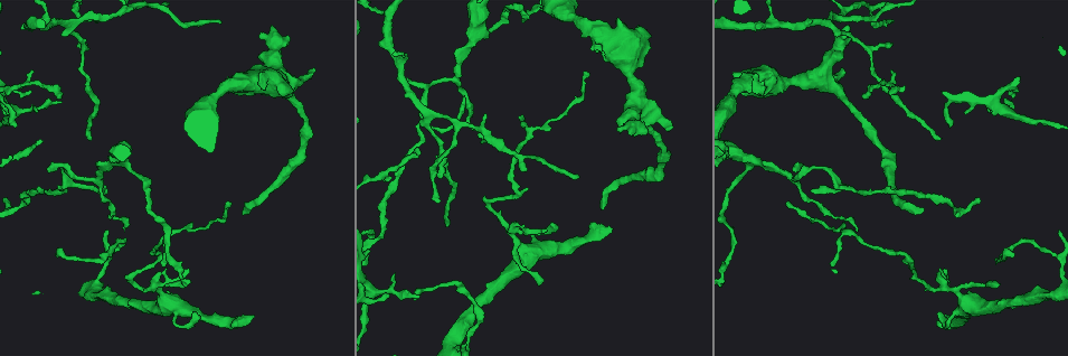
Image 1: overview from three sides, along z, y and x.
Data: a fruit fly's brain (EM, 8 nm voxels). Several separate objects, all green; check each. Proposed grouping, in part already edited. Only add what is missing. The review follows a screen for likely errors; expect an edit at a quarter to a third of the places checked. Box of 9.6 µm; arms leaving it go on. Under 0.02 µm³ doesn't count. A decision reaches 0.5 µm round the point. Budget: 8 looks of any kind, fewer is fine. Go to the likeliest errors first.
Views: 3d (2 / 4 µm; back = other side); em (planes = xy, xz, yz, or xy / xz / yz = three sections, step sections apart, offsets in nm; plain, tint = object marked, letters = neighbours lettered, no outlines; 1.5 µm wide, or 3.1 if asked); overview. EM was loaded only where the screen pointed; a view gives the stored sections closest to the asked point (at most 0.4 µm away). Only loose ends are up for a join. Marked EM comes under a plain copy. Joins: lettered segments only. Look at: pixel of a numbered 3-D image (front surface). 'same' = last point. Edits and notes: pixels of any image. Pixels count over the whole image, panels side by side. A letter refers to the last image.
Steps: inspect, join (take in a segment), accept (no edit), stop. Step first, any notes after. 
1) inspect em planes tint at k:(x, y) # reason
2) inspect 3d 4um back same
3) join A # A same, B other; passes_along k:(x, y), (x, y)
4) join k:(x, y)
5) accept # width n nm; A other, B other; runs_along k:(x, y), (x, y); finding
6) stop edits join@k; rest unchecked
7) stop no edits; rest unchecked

inspect em planes letters at 1:(611, 228) # branch stops here

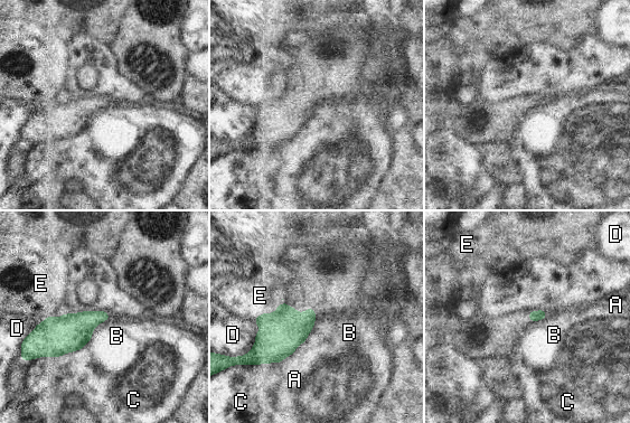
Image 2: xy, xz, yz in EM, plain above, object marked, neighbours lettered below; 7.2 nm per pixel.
accept # A other, B other, C other, D other, E other; border 2:(314, 320), (313, 327), (304, 341); no lettered segment goes on from it

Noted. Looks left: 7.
inspect em xy step 4 letters at 1:(1010, 92)

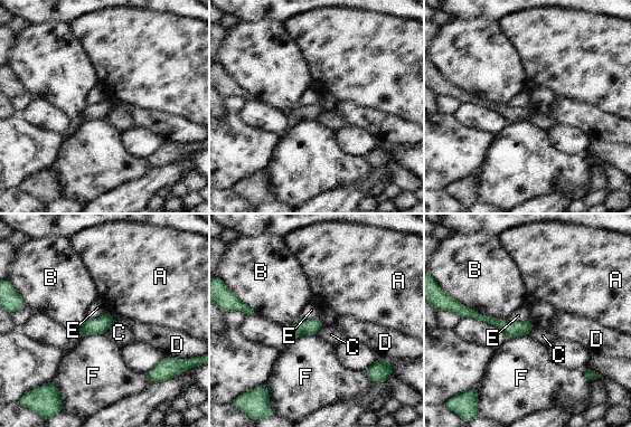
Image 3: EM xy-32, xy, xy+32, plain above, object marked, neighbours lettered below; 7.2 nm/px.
accept # longest_contact B 380 nm; A other, B other, C other, D other, E other, F other; border 3:(106, 311), (97, 318), (86, 320); no lettered segment goes on from it

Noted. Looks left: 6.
inspect 3d 4um at 1:(58, 255) # thin end

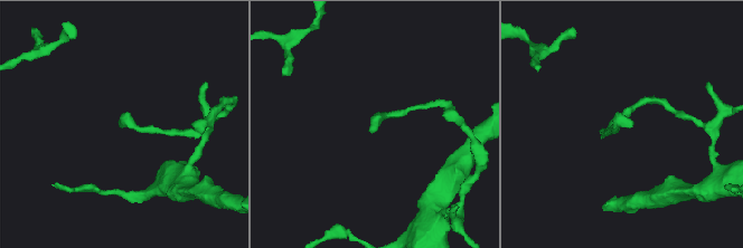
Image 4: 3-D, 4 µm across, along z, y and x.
inspect em xz step 4 letters at 4:(372, 133) # shape alone is not enough

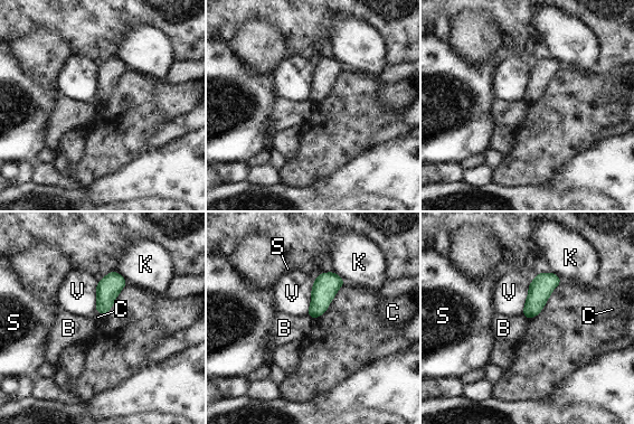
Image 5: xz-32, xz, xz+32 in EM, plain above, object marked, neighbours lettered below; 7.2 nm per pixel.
inspect em planes letters same

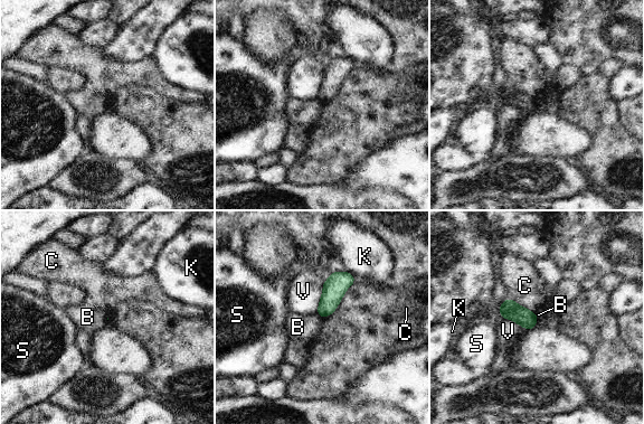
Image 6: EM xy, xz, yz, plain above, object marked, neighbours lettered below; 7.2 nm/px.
accept # longest_contact C 240 nm; B other, C other, K other, S other, V other; border 6:(316, 313), (322, 318); no lettered segment goes on from it

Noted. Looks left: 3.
stop no edits; rest unchecked

